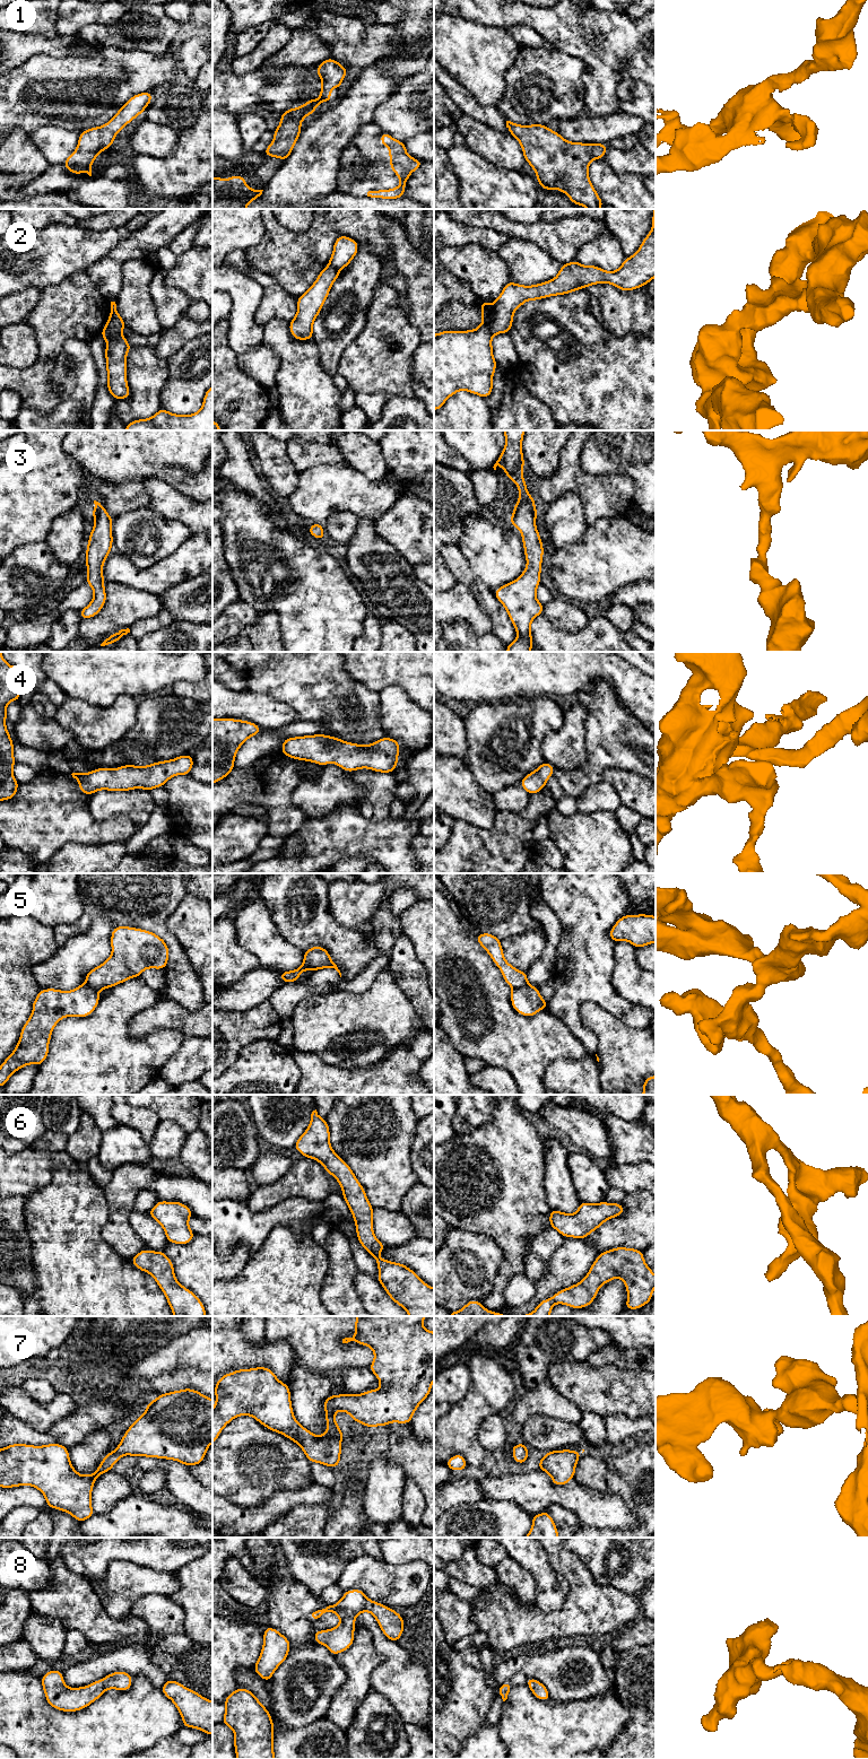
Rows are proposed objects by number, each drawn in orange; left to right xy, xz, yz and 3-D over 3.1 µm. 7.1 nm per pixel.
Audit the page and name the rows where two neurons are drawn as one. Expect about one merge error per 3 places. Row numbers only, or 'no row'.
2, 5

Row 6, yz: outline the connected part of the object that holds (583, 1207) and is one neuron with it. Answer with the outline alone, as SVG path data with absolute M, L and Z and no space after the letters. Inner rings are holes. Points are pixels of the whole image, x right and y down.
M581 1202L573 1214L558 1210L550 1210L549 1226L556 1229L563 1237L583 1239L598 1229L605 1221L622 1216L622 1203L599 1202L596 1204Z

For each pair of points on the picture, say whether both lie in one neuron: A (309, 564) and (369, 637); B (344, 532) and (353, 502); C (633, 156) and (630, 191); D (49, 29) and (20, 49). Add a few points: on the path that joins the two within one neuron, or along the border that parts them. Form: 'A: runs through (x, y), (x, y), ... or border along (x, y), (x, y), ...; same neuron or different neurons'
A: border along (370, 609), (363, 621), (363, 630), (354, 639); different neurons
B: border along (358, 516), (349, 512), (339, 512), (324, 522); different neurons
C: border along (607, 163), (618, 173), (634, 173), (643, 179); different neurons
D: border along (38, 34), (46, 36), (57, 35); different neurons

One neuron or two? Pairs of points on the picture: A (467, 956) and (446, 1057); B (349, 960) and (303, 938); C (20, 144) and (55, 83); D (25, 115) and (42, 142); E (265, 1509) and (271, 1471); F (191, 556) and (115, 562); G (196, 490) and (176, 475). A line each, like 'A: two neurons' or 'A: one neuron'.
A: two neurons
B: one neuron
C: two neurons
D: two neurons
E: two neurons
F: one neuron
G: one neuron

